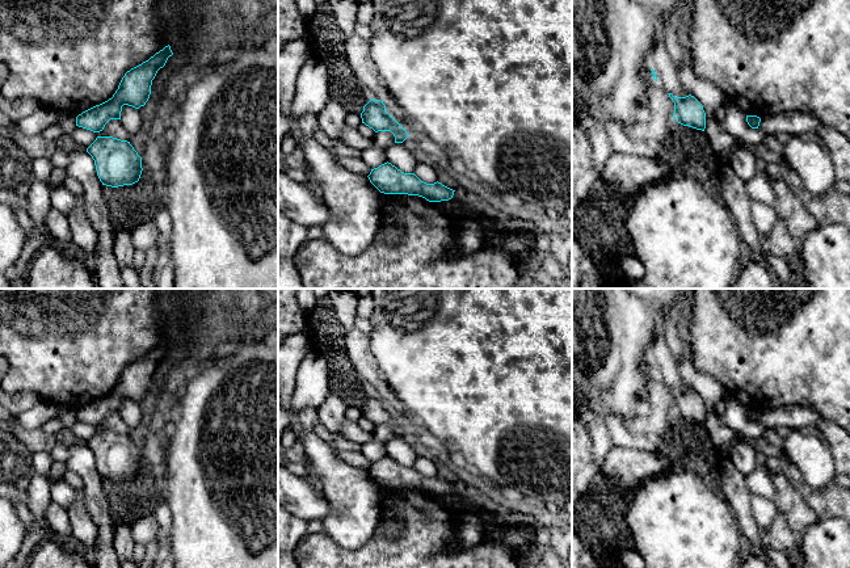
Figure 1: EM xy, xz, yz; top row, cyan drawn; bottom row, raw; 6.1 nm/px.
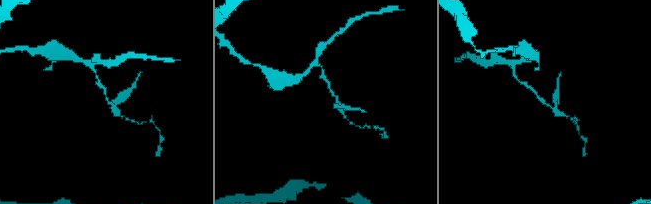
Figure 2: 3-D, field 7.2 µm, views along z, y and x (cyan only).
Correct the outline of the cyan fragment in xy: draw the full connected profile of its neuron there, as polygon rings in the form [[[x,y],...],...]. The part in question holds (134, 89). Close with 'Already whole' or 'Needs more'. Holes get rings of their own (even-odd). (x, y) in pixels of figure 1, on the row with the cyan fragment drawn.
[[[168,45],[148,60],[127,71],[113,97],[79,114],[76,126],[100,132],[110,119],[121,119],[123,105],[135,109],[144,106],[151,94],[152,80],[172,55]]]. Already whole

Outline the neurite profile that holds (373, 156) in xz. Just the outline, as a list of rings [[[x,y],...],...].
[[[378,131],[373,139],[373,146],[362,151],[361,159],[369,168],[378,168],[388,161],[386,148],[394,143],[395,136],[391,131]]]

